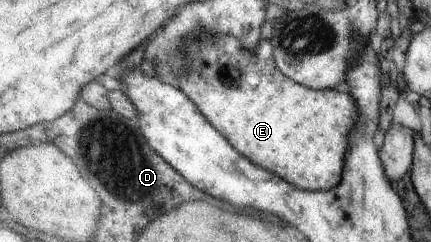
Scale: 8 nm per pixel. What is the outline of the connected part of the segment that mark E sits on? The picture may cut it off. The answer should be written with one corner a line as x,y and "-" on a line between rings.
200,35
197,38
187,38
184,45
187,56
187,62
191,66
187,66
187,74
179,74
179,90
183,91
183,94
187,95
187,98
191,99
191,102
195,103
195,106
202,111
202,114
206,117
207,122
211,126
215,127
215,130
219,131
219,134
226,138
227,142
231,144
235,150
238,150
240,155
244,155
247,159
255,164
255,166
262,167
263,170
270,171
271,174
279,176
279,178
285,180
287,183
291,183
293,186
298,187
305,191
326,191
333,189
335,184
339,184
342,180
342,169
344,168
344,162
346,160
346,153
350,146
350,133
354,130
355,125
358,124
359,114
358,106
355,100
347,93
338,93
335,89
311,89
303,88
299,83
293,82
290,78
287,78
282,71
278,70
276,63
274,62
273,46
267,39
259,41
259,46
255,46
253,50
243,48
239,44
238,39
233,36
226,37
203,37

